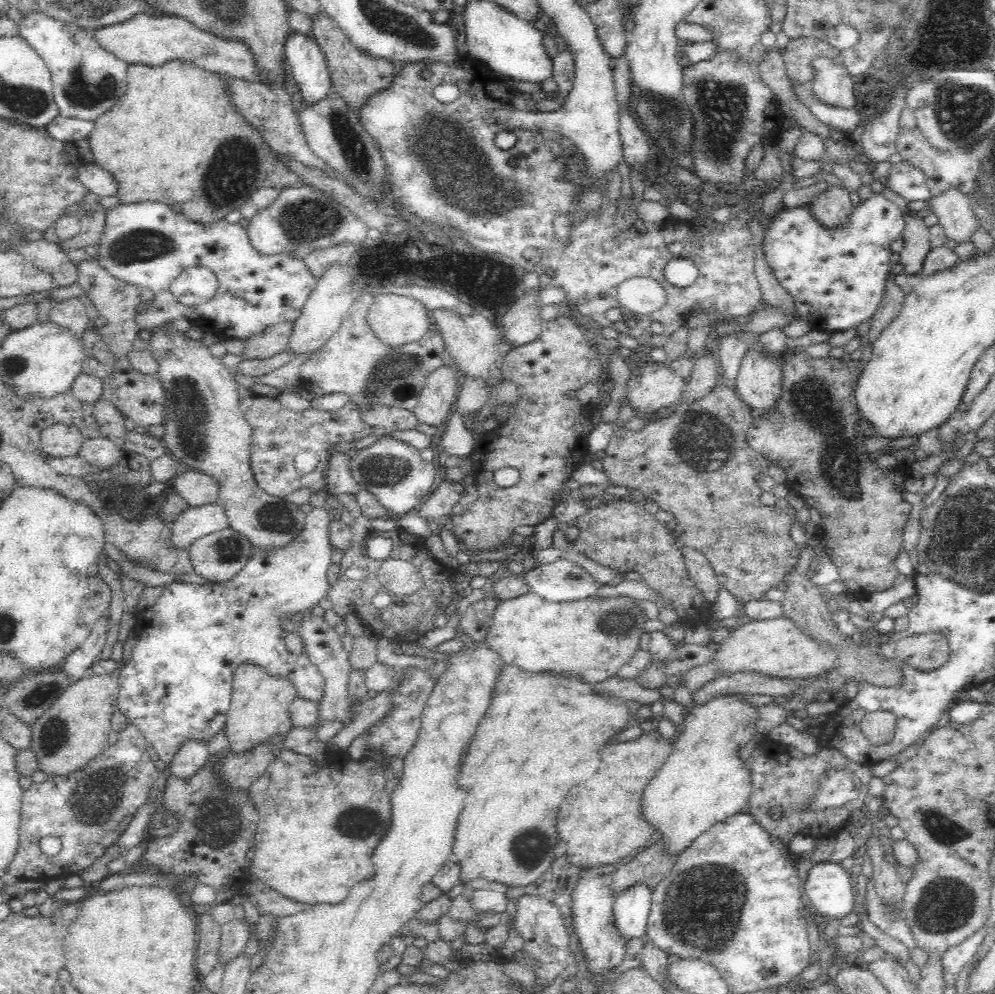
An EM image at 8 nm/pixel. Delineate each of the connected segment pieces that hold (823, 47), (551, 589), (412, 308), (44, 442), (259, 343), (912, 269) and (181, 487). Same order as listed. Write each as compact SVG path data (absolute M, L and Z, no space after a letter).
M800 37L790 40L782 53L787 75L791 80L811 84L816 76L816 69L812 60L816 56L827 58L832 62L841 62L841 54L838 49L830 45L826 40L816 37Z
M570 559L537 563L522 574L530 590L550 602L576 602L592 597L598 590L593 576Z
M393 294L376 296L367 316L367 324L380 345L395 350L419 341L431 323L431 313L424 305Z
M62 423L54 424L42 433L39 448L48 456L60 458L76 456L85 442L84 436L77 428Z
M280 322L268 327L264 332L252 336L244 345L242 354L244 360L264 360L270 358L287 345L288 337L292 332L292 322Z
M909 211L904 213L905 228L901 239L904 241L900 252L900 263L904 272L912 281L912 276L923 274L923 266L931 250L929 229L922 223L922 218Z
M182 470L171 482L171 489L177 491L190 507L219 503L218 483L201 471Z

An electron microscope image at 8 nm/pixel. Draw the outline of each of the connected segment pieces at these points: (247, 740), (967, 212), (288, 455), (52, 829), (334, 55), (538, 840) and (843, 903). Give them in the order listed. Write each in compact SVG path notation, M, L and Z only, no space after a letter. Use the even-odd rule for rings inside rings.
M256 665L238 668L233 680L233 694L224 730L230 750L240 756L250 752L252 748L277 740L277 743L271 746L271 752L275 754L274 758L280 756L280 752L285 749L283 747L286 736L294 729L290 715L290 706L296 698L294 687L286 679L272 679Z
M949 191L938 199L930 198L929 202L936 213L938 225L942 226L950 242L971 242L979 227L968 197L958 191Z
M254 395L240 399L240 408L244 418L252 427L252 442L250 464L254 477L258 485L272 496L285 497L301 488L310 488L312 492L326 489L326 479L323 471L328 462L329 452L340 442L352 442L365 438L365 436L386 436L402 430L416 430L419 420L416 418L413 410L396 408L394 406L384 406L383 404L366 404L360 405L347 403L342 408L334 411L318 411L308 407L306 410L294 412L288 410L280 401L270 399L261 395ZM303 451L309 451L319 460L316 468L309 473L302 473L294 467L294 457Z
M130 724L119 733L114 744L106 747L98 756L95 756L84 768L69 776L48 777L42 783L32 783L30 788L22 791L19 846L14 860L8 866L8 872L19 880L31 879L46 884L51 879L65 878L79 874L92 866L106 850L114 845L122 832L126 832L138 808L150 796L150 790L162 783L165 773L156 769L155 756L140 731ZM44 836L56 836L62 843L61 850L54 856L48 856L40 849L40 840Z
M325 12L312 20L312 34L325 56L332 89L356 115L359 115L362 106L370 102L372 96L388 90L394 84L398 67L389 60L373 58L366 52L358 50Z
M504 665L500 666L496 682L494 682L493 691L491 692L490 704L482 716L482 720L478 723L476 730L469 742L464 756L462 756L462 764L460 764L460 774L456 778L456 786L460 791L466 792L467 797L460 811L453 834L454 842L451 844L451 855L459 864L458 882L461 886L470 886L474 880L484 880L488 884L504 884L509 889L515 887L523 887L532 884L544 874L554 862L554 850L556 850L556 832L554 832L554 816L562 804L562 800L568 796L568 790L574 786L576 778L582 778L576 772L576 766L582 766L578 762L588 762L590 756L598 756L596 752L612 738L614 734L624 730L628 720L633 718L631 710L624 704L613 704L610 697L603 694L597 694L592 686L582 683L576 679L558 680L558 676L534 676L520 670L520 668Z
M820 861L808 871L802 886L805 901L820 915L839 920L850 914L856 906L848 866Z

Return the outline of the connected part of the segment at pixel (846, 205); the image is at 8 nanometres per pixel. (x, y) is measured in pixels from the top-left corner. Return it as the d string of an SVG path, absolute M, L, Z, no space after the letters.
M830 184L826 192L815 197L810 208L814 217L824 224L825 228L840 226L853 209L849 191L838 184Z

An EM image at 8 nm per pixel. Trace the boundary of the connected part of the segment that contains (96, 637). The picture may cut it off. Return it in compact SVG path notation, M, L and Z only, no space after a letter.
M102 616L93 625L89 640L82 644L60 668L70 683L74 683L89 676L91 668L98 662L98 655L102 653L107 642L107 616Z

